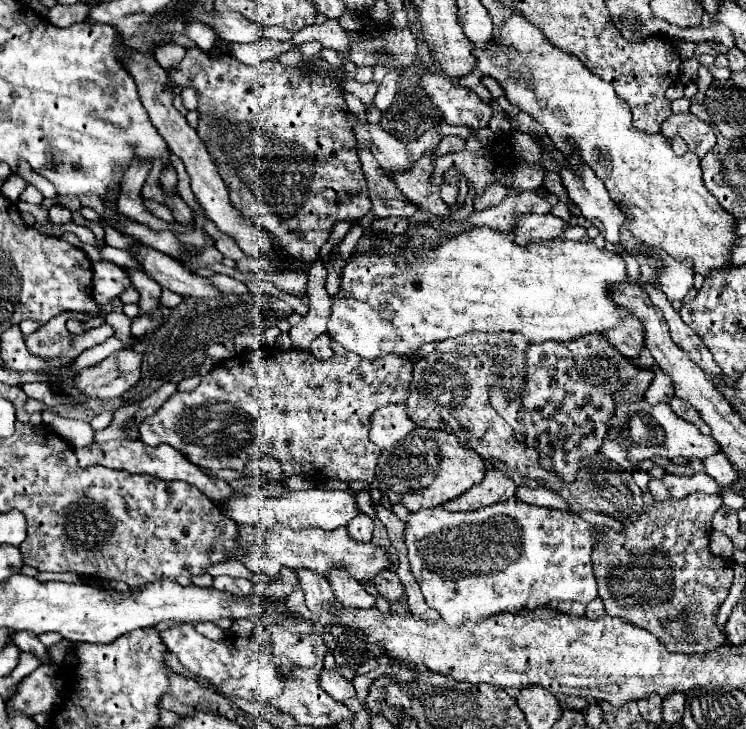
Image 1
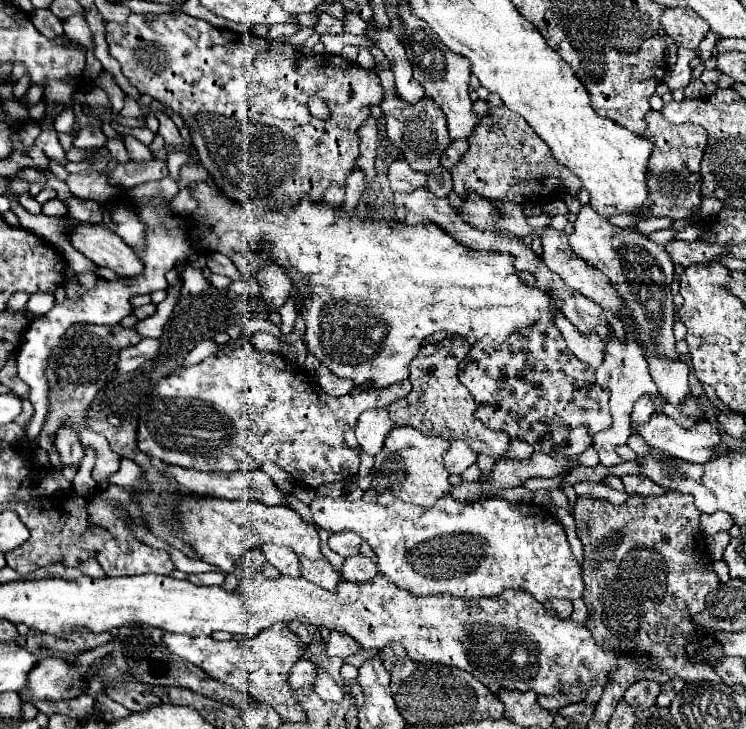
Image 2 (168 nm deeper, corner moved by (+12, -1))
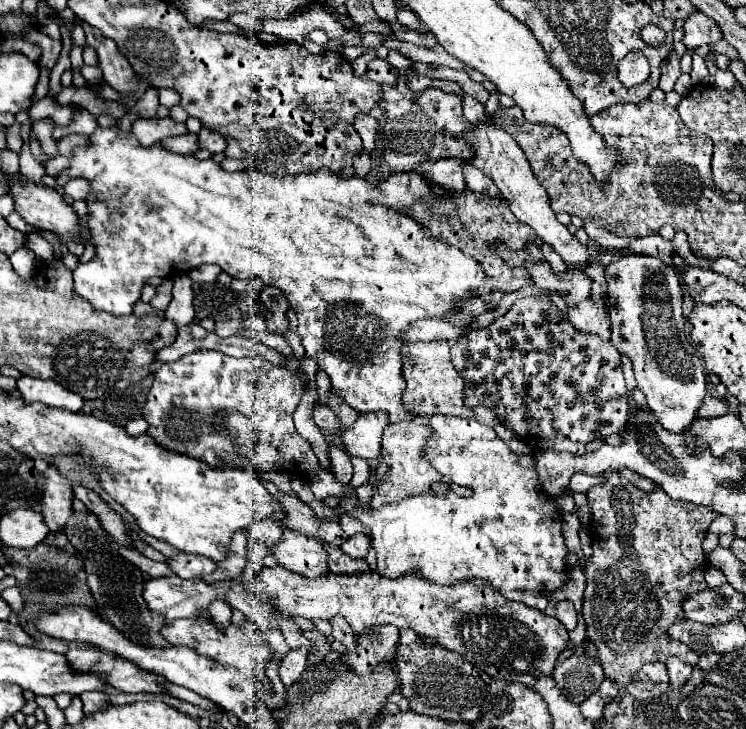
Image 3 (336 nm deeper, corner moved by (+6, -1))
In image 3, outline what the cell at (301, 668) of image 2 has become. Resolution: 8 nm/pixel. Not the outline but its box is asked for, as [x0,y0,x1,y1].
[280,647,308,687]

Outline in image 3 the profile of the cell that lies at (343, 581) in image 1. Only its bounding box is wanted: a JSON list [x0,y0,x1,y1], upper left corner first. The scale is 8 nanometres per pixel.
[272,529,328,579]

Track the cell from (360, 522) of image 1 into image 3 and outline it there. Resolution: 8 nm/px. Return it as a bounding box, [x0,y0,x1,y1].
[340,533,370,559]

